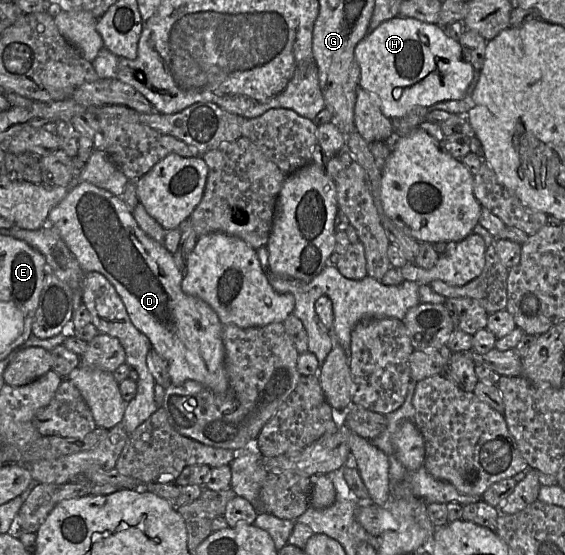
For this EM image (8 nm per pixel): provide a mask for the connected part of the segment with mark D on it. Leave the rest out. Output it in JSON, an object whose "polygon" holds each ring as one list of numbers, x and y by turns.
{"polygon":[[82,182,72,188,66,197,51,210,44,226,57,229,85,273,101,273,114,286,126,307,132,324,147,336,152,348,167,361,173,385,181,385,193,380,215,393,221,394,228,390,222,323,206,302,183,292,181,287,183,270,176,265,173,255,163,244,149,237,138,226,132,212,121,197,91,183]]}

